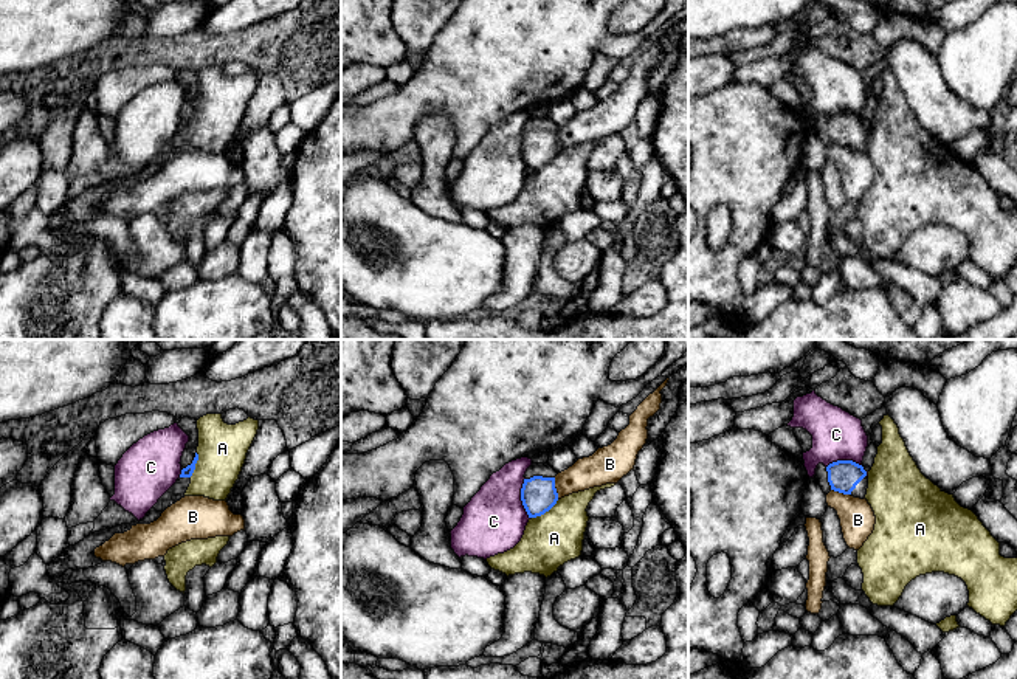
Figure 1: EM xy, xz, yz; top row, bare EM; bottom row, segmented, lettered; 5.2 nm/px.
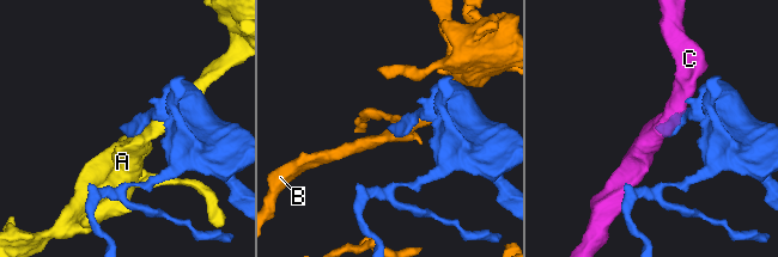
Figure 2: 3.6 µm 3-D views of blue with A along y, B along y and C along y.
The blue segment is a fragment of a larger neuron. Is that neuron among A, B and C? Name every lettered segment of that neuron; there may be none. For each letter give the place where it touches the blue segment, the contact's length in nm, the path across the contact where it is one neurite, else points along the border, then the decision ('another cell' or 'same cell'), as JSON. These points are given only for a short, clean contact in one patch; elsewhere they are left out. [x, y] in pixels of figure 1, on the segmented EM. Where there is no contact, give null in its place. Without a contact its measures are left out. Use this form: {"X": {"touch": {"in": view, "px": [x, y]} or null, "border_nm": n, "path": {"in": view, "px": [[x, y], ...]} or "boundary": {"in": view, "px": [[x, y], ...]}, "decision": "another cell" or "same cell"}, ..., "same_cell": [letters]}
{"A": {"touch": {"in": "xz", "px": [544, 512]}, "border_nm": 170, "boundary": {"in": "xz", "px": [[558, 499], [548, 510], [532, 518]]}, "decision": "another cell"}, "B": {"touch": {"in": "xz", "px": [555, 489]}, "border_nm": 110, "boundary": {"in": "xz", "px": [[554, 478], [558, 498]]}, "decision": "another cell"}, "C": {"touch": {"in": "xz", "px": [521, 498]}, "border_nm": 220, "decision": "another cell"}, "same_cell": []}

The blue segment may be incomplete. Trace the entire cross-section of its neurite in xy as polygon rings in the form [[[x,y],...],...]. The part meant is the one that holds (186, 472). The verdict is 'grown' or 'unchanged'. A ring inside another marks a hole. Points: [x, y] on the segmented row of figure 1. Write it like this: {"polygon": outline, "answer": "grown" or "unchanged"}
{"polygon": [[[195,453],[192,464],[181,470],[181,474],[177,479],[177,482],[153,505],[157,512],[164,512],[167,507],[175,504],[181,498],[184,498],[184,493],[191,484],[191,476],[195,470],[197,460],[198,460],[198,454]]], "answer": "grown"}

